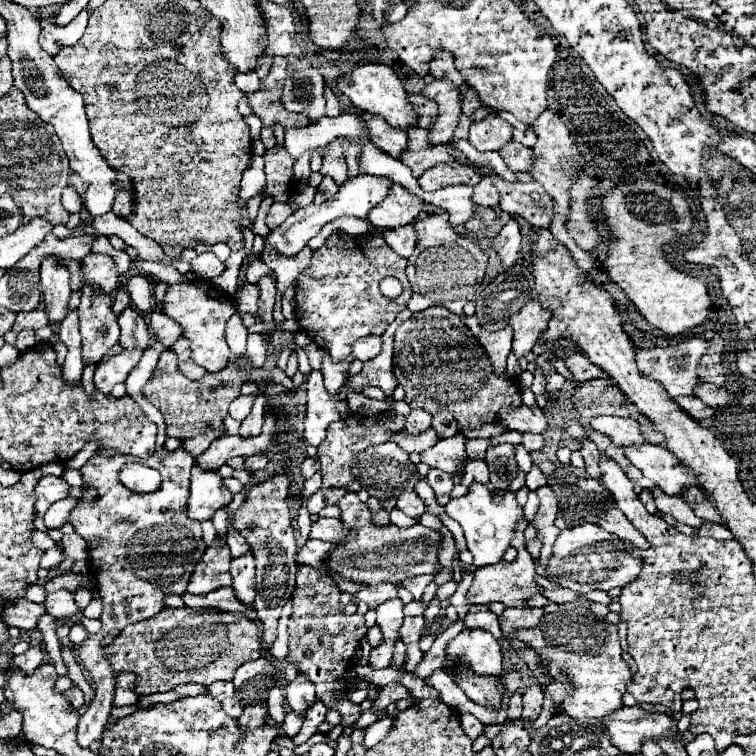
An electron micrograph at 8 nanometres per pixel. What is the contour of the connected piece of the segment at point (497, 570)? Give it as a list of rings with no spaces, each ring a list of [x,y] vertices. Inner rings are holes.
[[[522,517],[517,525],[514,539],[511,543],[518,550],[517,562],[497,562],[491,566],[477,568],[473,574],[473,584],[467,590],[467,600],[479,606],[485,606],[489,602],[503,602],[505,606],[525,606],[525,600],[531,594],[539,594],[541,588],[535,582],[535,562],[531,560],[529,552],[525,547],[524,531],[528,526],[528,521]]]

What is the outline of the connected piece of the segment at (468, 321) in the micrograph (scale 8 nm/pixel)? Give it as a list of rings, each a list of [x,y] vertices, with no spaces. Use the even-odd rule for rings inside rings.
[[[465,316],[463,322],[473,332],[477,342],[483,346],[487,358],[493,364],[493,372],[495,374],[505,374],[505,360],[507,360],[507,356],[511,352],[513,330],[505,328],[505,330],[499,330],[499,332],[487,332],[483,326],[477,324],[475,316]]]

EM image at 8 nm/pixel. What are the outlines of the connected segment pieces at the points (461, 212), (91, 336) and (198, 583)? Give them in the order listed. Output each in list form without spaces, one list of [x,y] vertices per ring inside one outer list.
[[[417,186],[417,190],[411,190],[413,194],[417,194],[423,202],[429,202],[441,210],[445,210],[449,214],[449,224],[461,226],[463,222],[467,222],[471,218],[473,212],[473,186],[447,186],[435,192],[425,192]]]
[[[89,286],[83,290],[83,298],[79,304],[79,326],[83,336],[83,362],[99,364],[107,350],[119,340],[119,324],[117,314],[113,312],[113,296],[109,294],[93,294]]]
[[[219,538],[211,548],[205,550],[201,560],[197,562],[191,580],[187,584],[189,594],[207,594],[221,586],[231,586],[231,574],[229,574],[231,554],[229,546],[223,544]]]

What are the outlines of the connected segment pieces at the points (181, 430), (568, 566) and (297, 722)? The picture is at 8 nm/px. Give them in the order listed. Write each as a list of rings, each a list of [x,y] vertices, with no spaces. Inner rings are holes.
[[[165,350],[157,362],[157,370],[153,370],[153,378],[143,386],[143,394],[161,410],[167,424],[167,434],[173,438],[187,440],[211,430],[223,430],[223,416],[227,414],[229,404],[239,396],[241,384],[247,380],[247,370],[237,366],[239,364],[229,364],[227,368],[205,374],[205,378],[193,382],[175,368],[173,350]]]
[[[581,524],[571,530],[563,530],[557,536],[551,560],[543,574],[553,584],[587,594],[591,590],[609,592],[611,588],[623,588],[631,580],[635,580],[639,572],[641,572],[641,560],[631,556],[625,540],[605,532],[597,524]]]
[[[289,712],[287,718],[285,718],[285,722],[279,724],[279,726],[287,732],[287,736],[295,736],[297,730],[301,728],[301,724],[303,724],[303,716],[293,716],[293,712]]]

